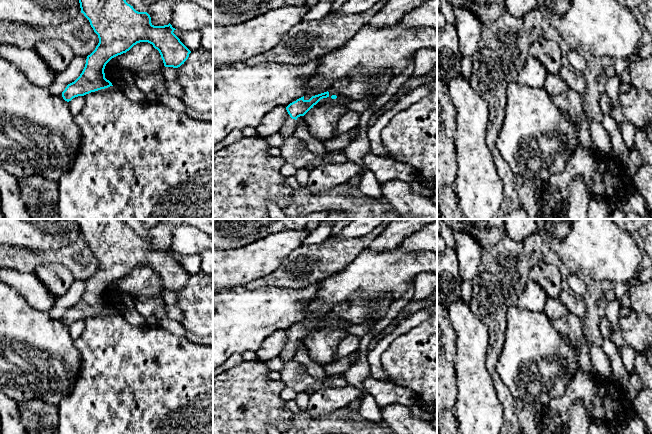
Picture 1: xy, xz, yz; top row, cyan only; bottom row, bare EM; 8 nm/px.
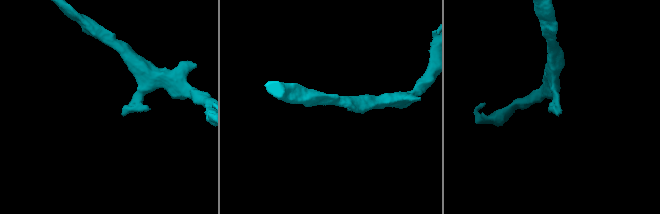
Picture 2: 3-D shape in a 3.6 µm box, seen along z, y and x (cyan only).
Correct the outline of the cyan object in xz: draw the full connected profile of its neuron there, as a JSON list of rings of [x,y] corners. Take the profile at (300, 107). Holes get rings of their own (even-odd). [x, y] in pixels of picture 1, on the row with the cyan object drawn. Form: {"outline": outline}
{"outline": [[[328,90],[324,93],[312,96],[309,100],[305,100],[304,96],[290,103],[287,107],[287,117],[284,126],[279,133],[285,138],[293,135],[296,120],[300,116],[304,116],[314,105],[321,99],[329,97]]]}

